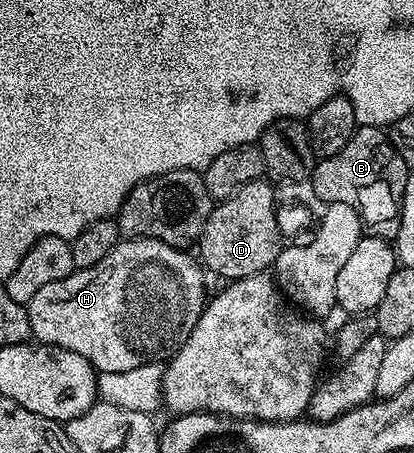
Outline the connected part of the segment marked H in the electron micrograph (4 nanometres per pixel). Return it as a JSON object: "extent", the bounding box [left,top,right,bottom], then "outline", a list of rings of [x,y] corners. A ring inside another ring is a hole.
{"extent":[25,237,208,373],"outline":[[[130,237],[119,240],[118,245],[112,247],[112,251],[108,251],[108,255],[104,255],[104,259],[100,259],[100,263],[87,269],[75,269],[72,275],[68,275],[64,279],[56,279],[56,283],[47,283],[45,287],[40,287],[40,291],[36,291],[36,295],[32,295],[32,299],[25,307],[30,320],[33,340],[44,345],[55,345],[61,349],[76,351],[76,355],[84,355],[84,359],[92,362],[98,373],[132,371],[136,367],[169,362],[170,358],[177,353],[178,348],[188,339],[188,335],[192,335],[192,327],[196,327],[208,300],[208,292],[206,293],[207,274],[204,272],[203,266],[193,256],[190,258],[188,254],[186,249],[177,249],[160,239],[152,239],[151,237]]]}

